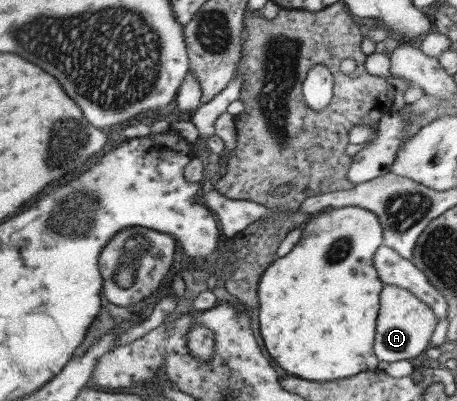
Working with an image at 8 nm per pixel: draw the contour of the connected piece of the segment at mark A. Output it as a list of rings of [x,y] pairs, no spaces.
[[[383,284],[379,293],[378,311],[374,330],[372,351],[381,362],[411,360],[417,362],[417,355],[427,349],[433,332],[436,316],[421,299],[415,298],[408,290]]]

